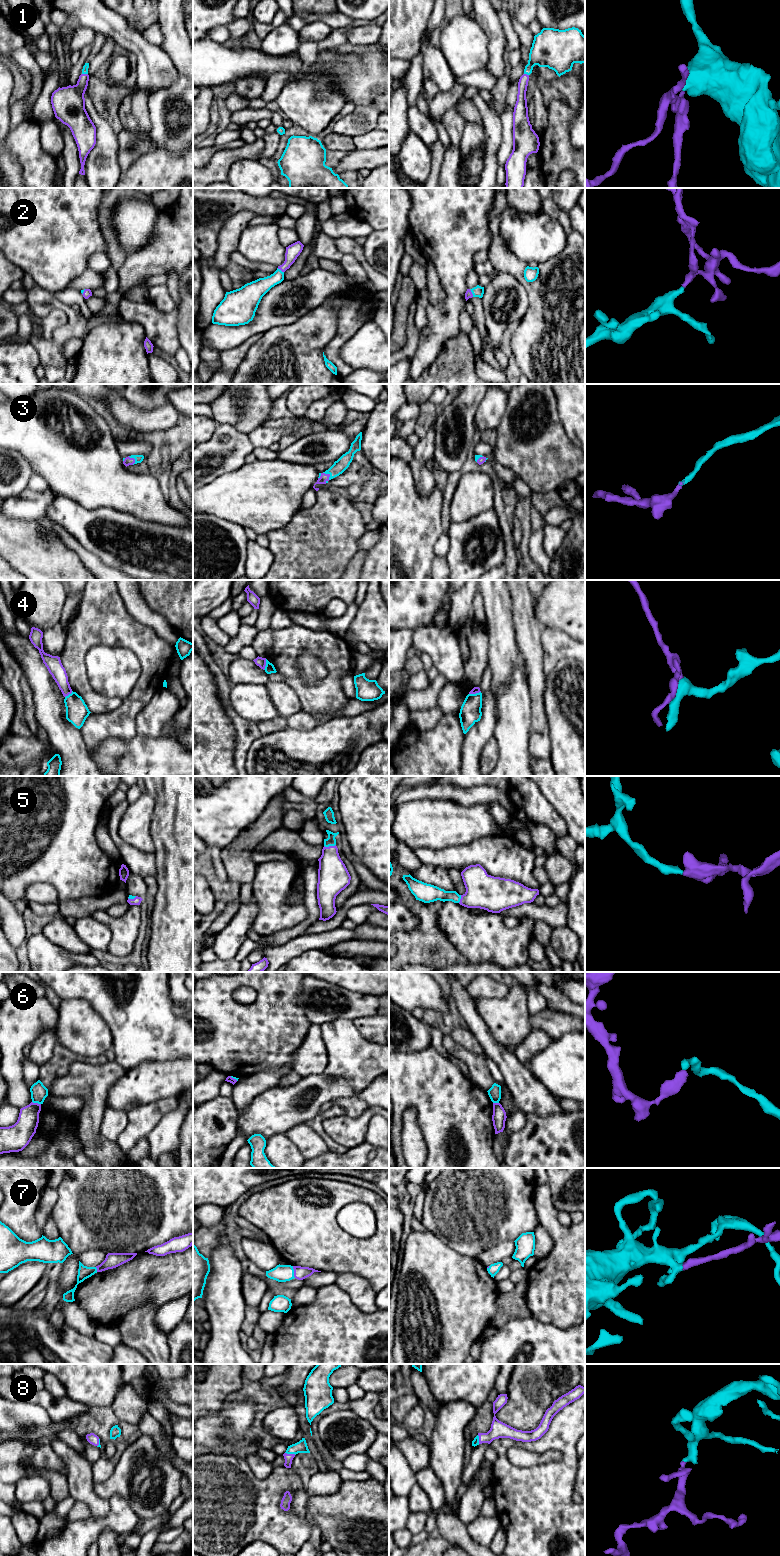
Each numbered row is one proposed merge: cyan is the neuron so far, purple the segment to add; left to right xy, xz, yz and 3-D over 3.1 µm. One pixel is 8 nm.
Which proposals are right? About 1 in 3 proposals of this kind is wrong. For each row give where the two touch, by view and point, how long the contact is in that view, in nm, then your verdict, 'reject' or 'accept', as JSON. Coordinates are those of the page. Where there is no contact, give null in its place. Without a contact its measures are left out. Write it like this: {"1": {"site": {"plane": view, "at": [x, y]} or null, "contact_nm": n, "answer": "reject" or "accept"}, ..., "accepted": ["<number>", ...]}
{"1": {"site": {"plane": "xy", "at": [85, 73]}, "contact_nm": 50, "answer": "accept"}, "2": {"site": {"plane": "yz", "at": [472, 293]}, "contact_nm": 70, "answer": "accept"}, "3": {"site": {"plane": "xz", "at": [330, 476]}, "contact_nm": 90, "answer": "accept"}, "4": {"site": {"plane": "xz", "at": [266, 664]}, "contact_nm": 90, "answer": "reject"}, "5": {"site": {"plane": "xz", "at": [329, 845]}, "contact_nm": 100, "answer": "accept"}, "6": {"site": {"plane": "xy", "at": [36, 1102]}, "contact_nm": 80, "answer": "reject"}, "7": {"site": {"plane": "xz", "at": [293, 1272]}, "contact_nm": 100, "answer": "accept"}, "8": {"site": {"plane": "xz", "at": [290, 1453]}, "contact_nm": 90, "answer": "accept"}, "accepted": ["1", "2", "3", "5", "7", "8"]}

